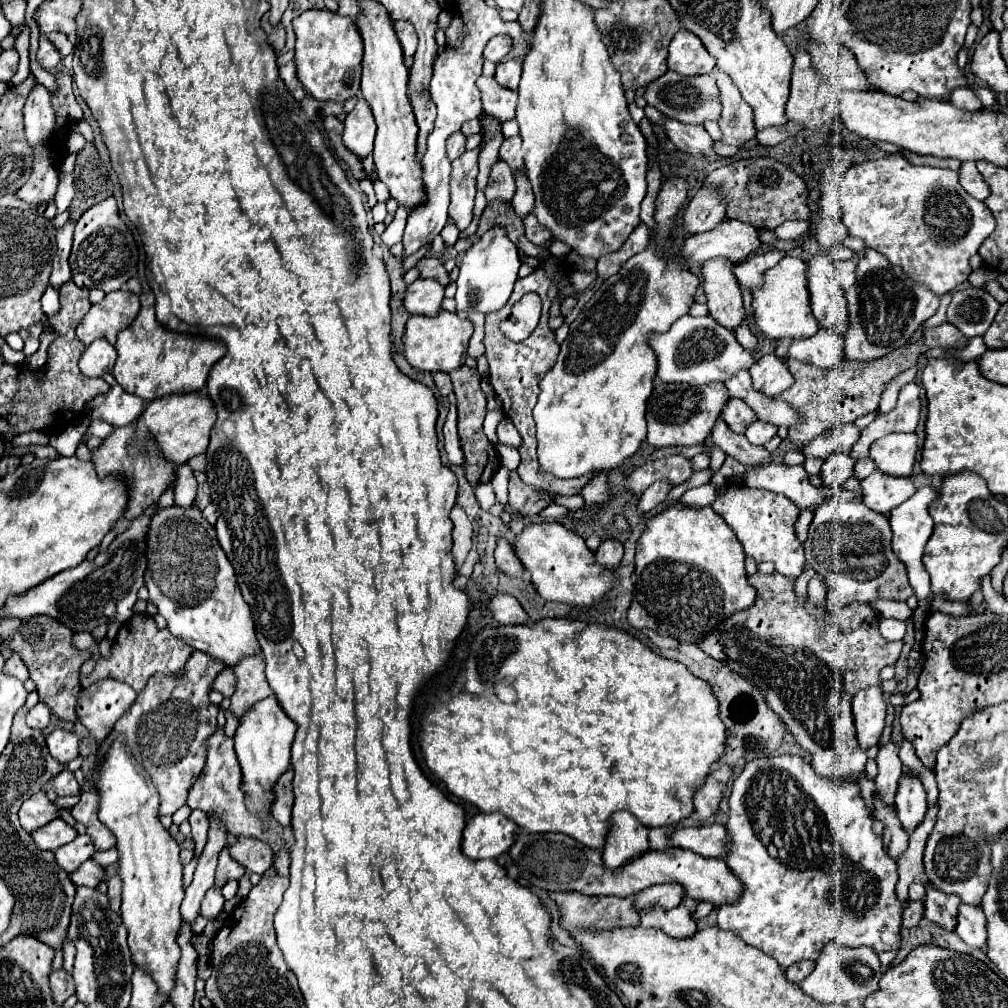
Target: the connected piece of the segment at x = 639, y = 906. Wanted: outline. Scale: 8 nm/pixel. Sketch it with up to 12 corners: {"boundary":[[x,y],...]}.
{"boundary":[[652,885],[634,895],[634,909],[674,909],[680,885]]}

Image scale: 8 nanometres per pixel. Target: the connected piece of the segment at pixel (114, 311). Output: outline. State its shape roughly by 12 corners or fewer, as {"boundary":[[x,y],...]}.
{"boundary":[[108,293],[78,325],[90,345],[116,343],[140,311],[138,295]]}

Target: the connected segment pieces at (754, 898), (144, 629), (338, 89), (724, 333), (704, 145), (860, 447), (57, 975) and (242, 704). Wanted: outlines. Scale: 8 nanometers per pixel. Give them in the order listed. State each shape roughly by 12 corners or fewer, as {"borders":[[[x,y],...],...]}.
{"borders":[[[800,755],[732,785],[718,927],[782,969],[900,949],[896,861]],[[134,613],[110,659],[82,687],[120,679],[142,691],[154,673],[180,675],[192,647]],[[328,9],[292,21],[296,75],[318,101],[358,95],[362,37]],[[710,315],[650,333],[658,379],[704,385],[754,363]],[[664,121],[666,137],[684,153],[712,157],[712,137],[702,125]],[[920,387],[900,389],[896,407],[876,417],[852,447],[852,459],[888,433],[912,433],[920,421]],[[64,969],[50,973],[52,997],[62,1005],[74,995],[74,981]],[[248,655],[232,667],[236,691],[230,707],[238,719],[272,693],[262,655]]]}

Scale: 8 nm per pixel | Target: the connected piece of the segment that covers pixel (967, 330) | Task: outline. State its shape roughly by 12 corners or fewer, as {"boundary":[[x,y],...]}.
{"boundary":[[982,287],[952,293],[948,323],[984,335],[1000,303]]}

